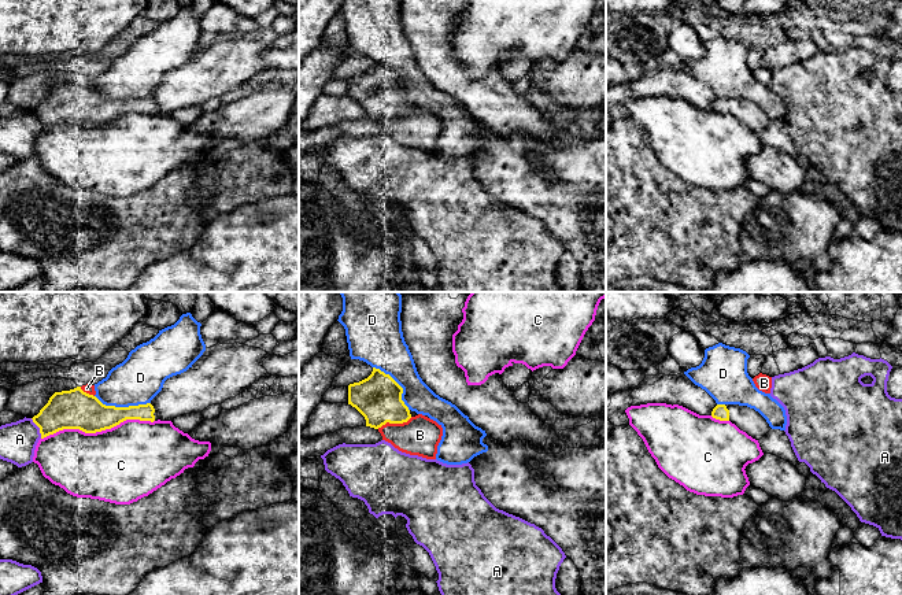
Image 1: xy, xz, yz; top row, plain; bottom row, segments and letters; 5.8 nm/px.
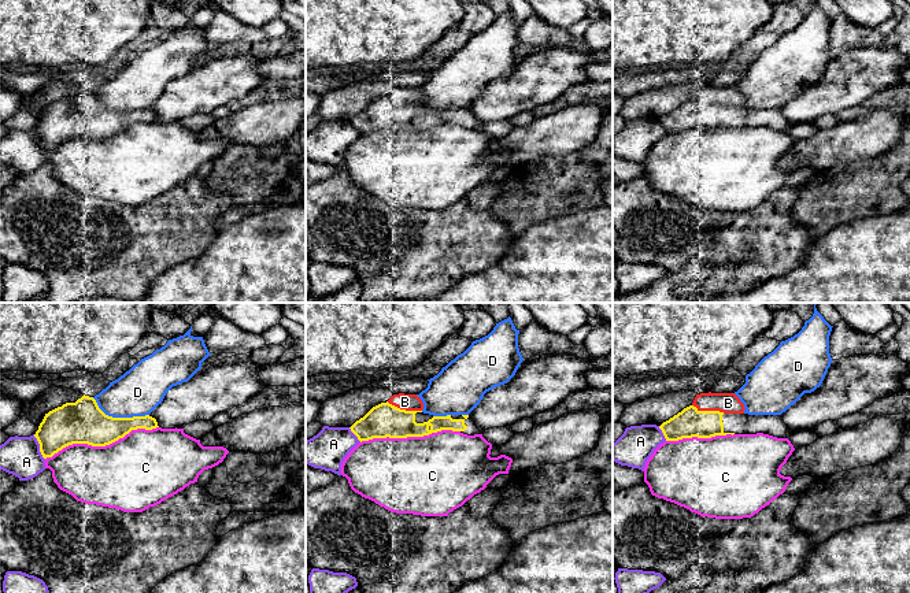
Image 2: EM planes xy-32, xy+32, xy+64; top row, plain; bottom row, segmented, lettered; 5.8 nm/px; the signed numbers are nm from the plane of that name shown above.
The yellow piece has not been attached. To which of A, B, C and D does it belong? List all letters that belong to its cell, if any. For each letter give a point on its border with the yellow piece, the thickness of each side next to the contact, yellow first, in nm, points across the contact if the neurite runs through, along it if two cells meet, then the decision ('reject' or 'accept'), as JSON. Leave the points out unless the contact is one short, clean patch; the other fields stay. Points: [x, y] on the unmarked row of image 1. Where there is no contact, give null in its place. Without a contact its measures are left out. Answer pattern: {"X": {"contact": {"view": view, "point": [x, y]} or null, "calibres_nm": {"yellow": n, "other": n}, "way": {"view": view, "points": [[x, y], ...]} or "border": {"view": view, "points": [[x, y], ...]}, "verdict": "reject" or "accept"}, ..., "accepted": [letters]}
{"A": {"contact": {"view": "xy", "point": [39, 119]}, "calibres_nm": {"yellow": 240, "other": 220}, "verdict": "reject"}, "B": {"contact": {"view": "xz", "point": [394, 115]}, "calibres_nm": {"yellow": 280, "other": 220}, "verdict": "reject"}, "C": {"contact": {"view": "xy", "point": [98, 124]}, "calibres_nm": {"yellow": 240, "other": 460}, "verdict": "reject"}, "D": {"contact": {"view": "xy", "point": [122, 100]}, "calibres_nm": {"yellow": 220, "other": 280}, "verdict": "reject"}, "accepted": []}

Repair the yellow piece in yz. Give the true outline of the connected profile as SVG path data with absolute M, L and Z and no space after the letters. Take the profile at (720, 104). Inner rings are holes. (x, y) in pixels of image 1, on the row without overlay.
M717 97L711 110L720 114L731 114L755 133L762 132L772 122L758 104L747 99Z

